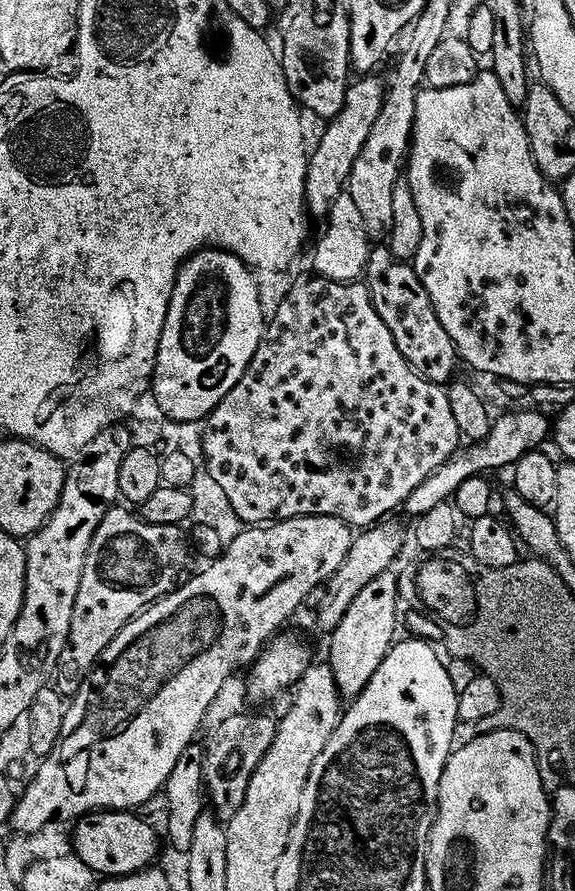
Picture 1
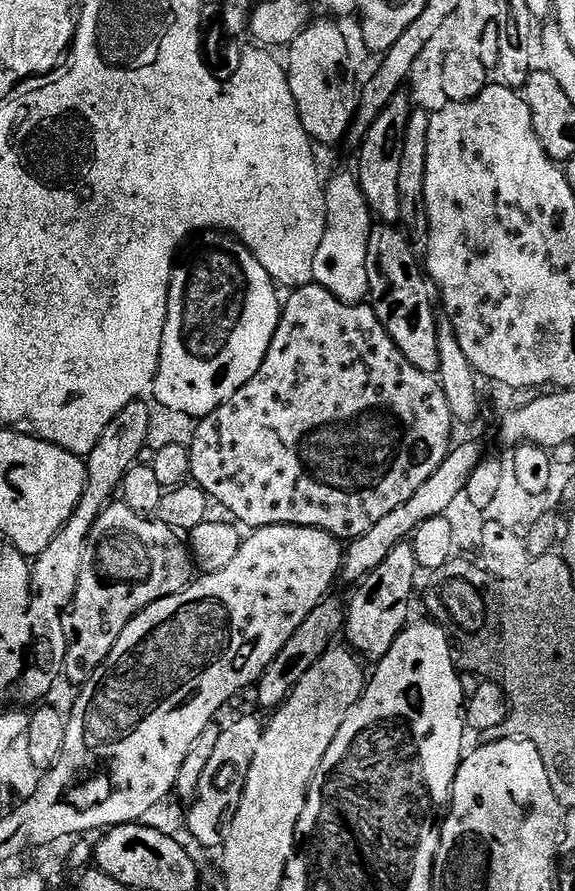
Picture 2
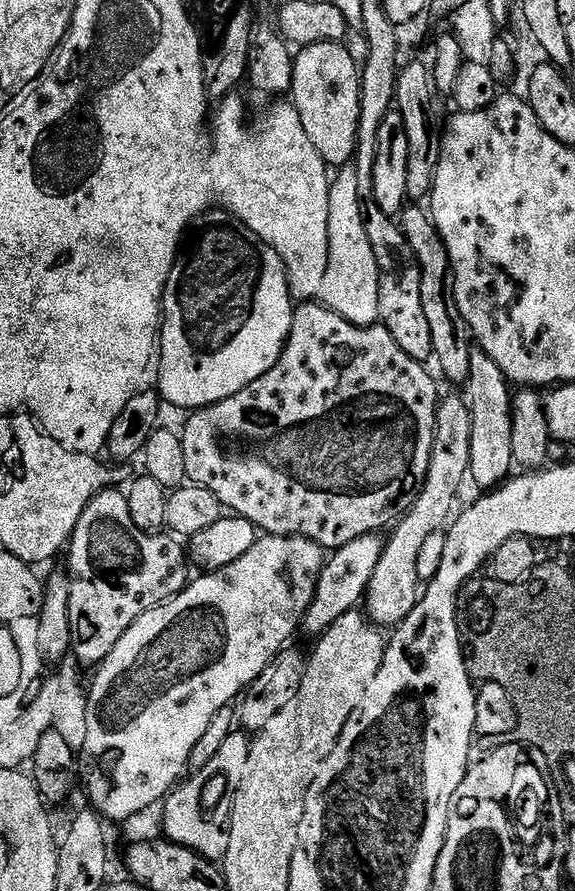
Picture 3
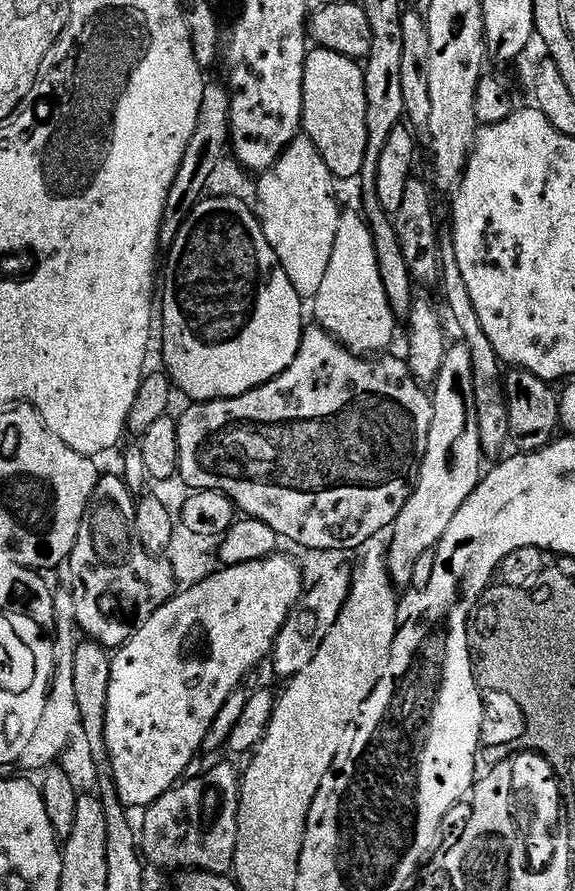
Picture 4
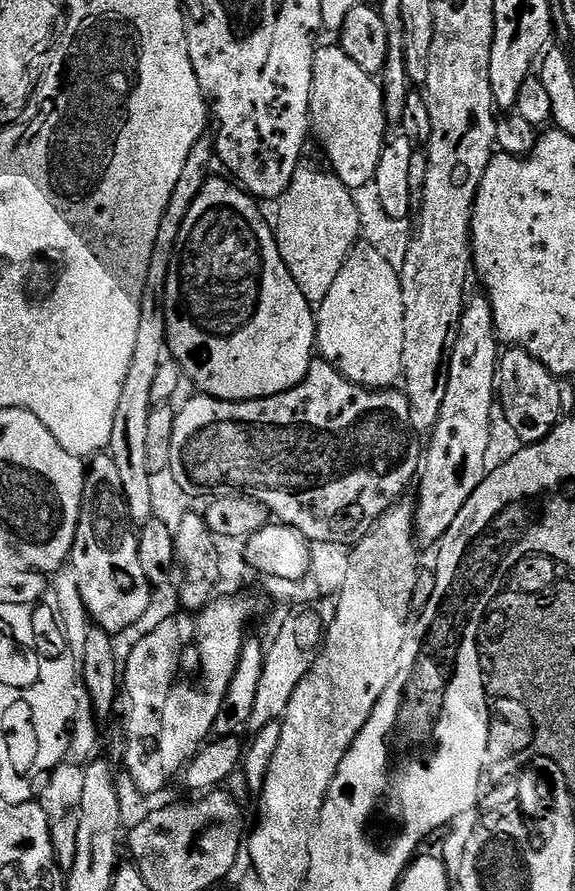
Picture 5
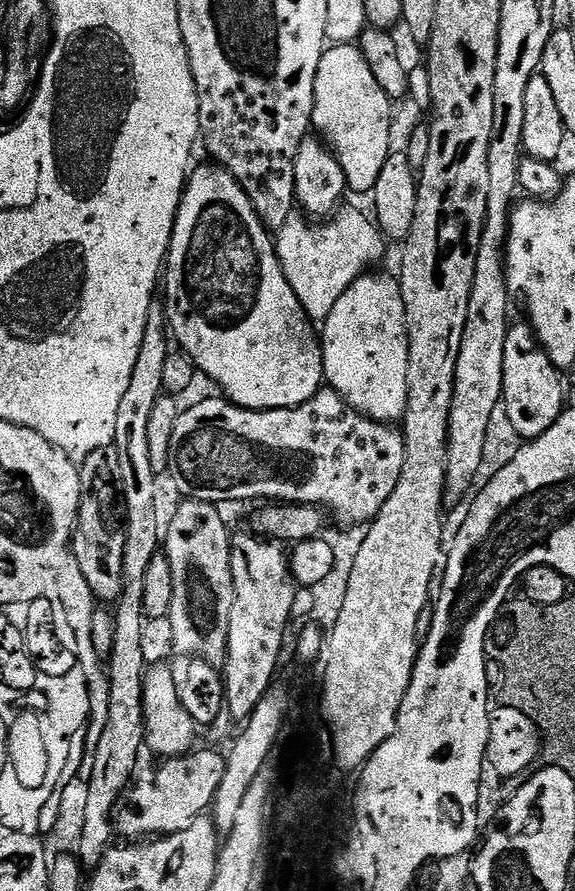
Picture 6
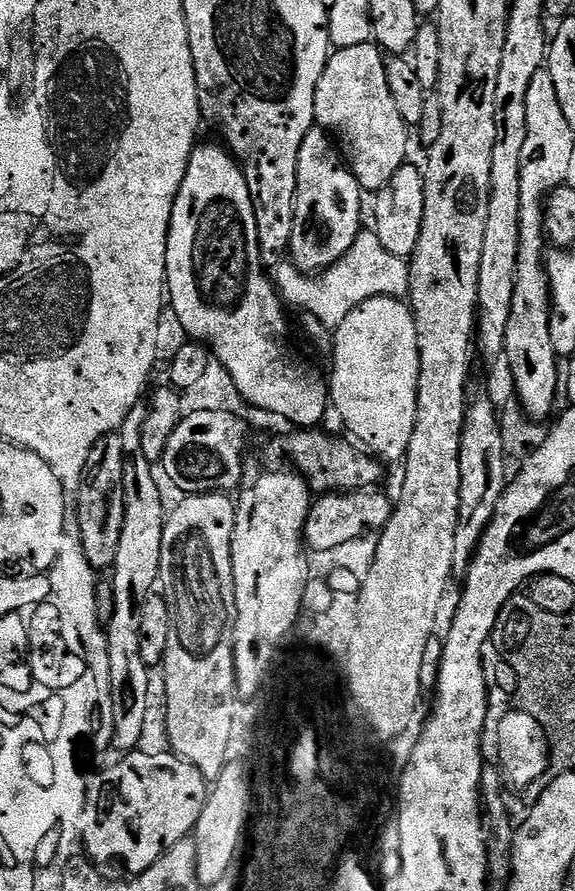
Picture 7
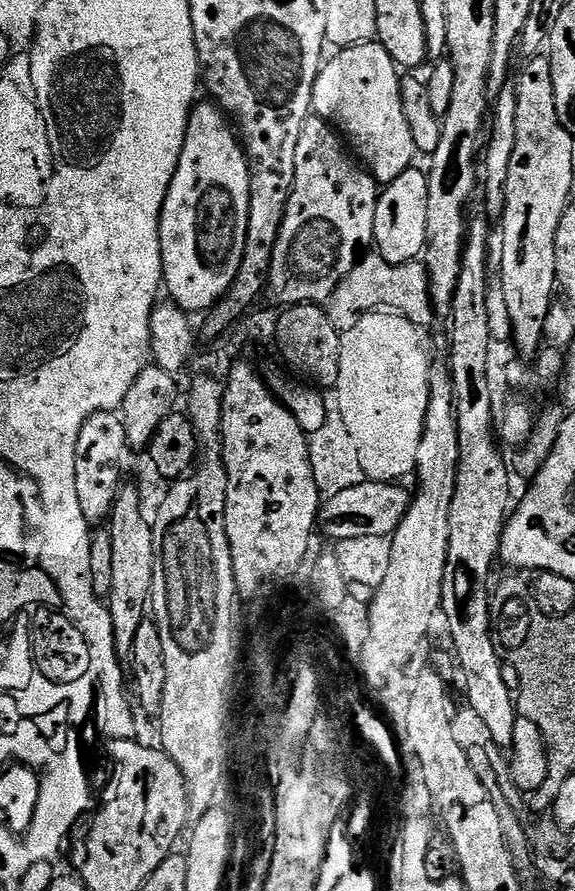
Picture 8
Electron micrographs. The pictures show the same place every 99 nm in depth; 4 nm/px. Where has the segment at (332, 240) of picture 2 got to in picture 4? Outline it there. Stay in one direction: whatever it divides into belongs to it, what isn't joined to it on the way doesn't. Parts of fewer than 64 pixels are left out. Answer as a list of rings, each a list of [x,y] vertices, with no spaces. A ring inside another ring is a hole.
[[[345,211],[340,217],[334,254],[330,254],[326,278],[322,278],[322,286],[314,297],[315,323],[356,355],[368,358],[391,349],[388,347],[396,336],[398,317],[392,313],[386,298],[386,286],[382,286],[372,229],[367,219],[359,211],[356,212]]]

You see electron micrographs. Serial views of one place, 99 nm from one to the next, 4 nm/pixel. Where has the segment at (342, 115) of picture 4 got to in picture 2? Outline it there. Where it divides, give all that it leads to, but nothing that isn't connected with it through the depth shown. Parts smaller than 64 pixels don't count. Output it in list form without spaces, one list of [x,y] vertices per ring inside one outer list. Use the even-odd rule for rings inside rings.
[[[313,19],[302,34],[294,38],[287,49],[286,59],[290,94],[294,94],[306,134],[317,145],[336,144],[347,137],[358,103],[358,88],[352,85],[352,72],[348,69],[348,40],[336,25],[339,23],[335,19],[327,19]]]

